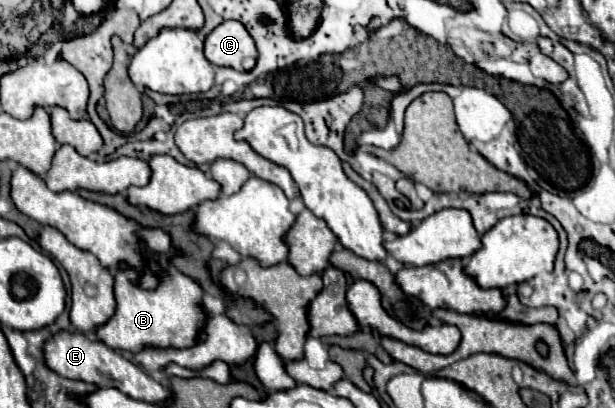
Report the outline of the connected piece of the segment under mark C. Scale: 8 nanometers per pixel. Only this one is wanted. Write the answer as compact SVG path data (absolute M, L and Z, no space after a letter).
M224 21L208 37L204 55L212 65L250 71L256 65L256 45L240 21Z

